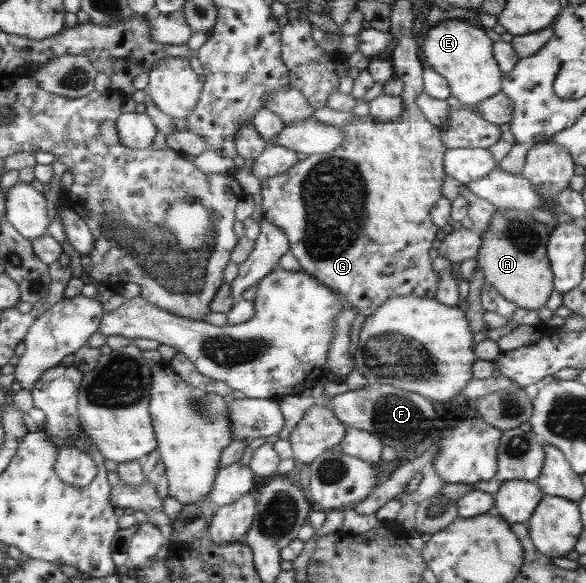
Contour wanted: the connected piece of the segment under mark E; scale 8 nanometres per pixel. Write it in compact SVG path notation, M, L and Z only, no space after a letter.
M463 18L439 20L422 41L423 61L449 86L451 95L470 108L500 91L502 72L492 56L492 41L482 27Z

